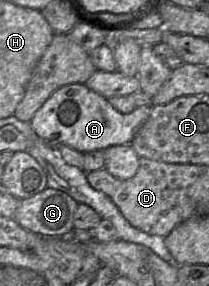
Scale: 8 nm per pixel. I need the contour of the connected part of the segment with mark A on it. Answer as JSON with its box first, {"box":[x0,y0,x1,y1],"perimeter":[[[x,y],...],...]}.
{"box":[30,84,152,153],"perimeter":[[[69,84],[54,91],[30,121],[34,132],[46,142],[63,143],[82,153],[105,150],[114,145],[131,144],[148,119],[152,105],[137,107],[129,114],[117,111],[104,96],[85,84]]]}

